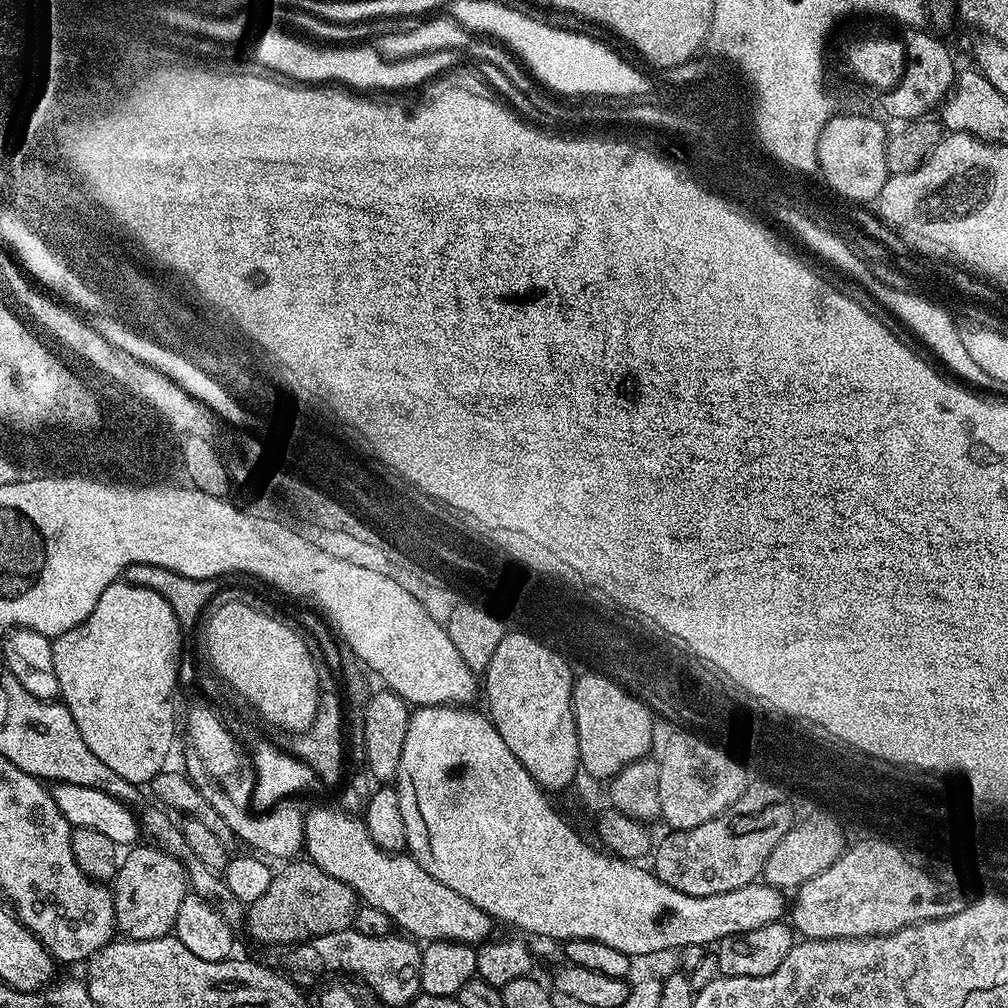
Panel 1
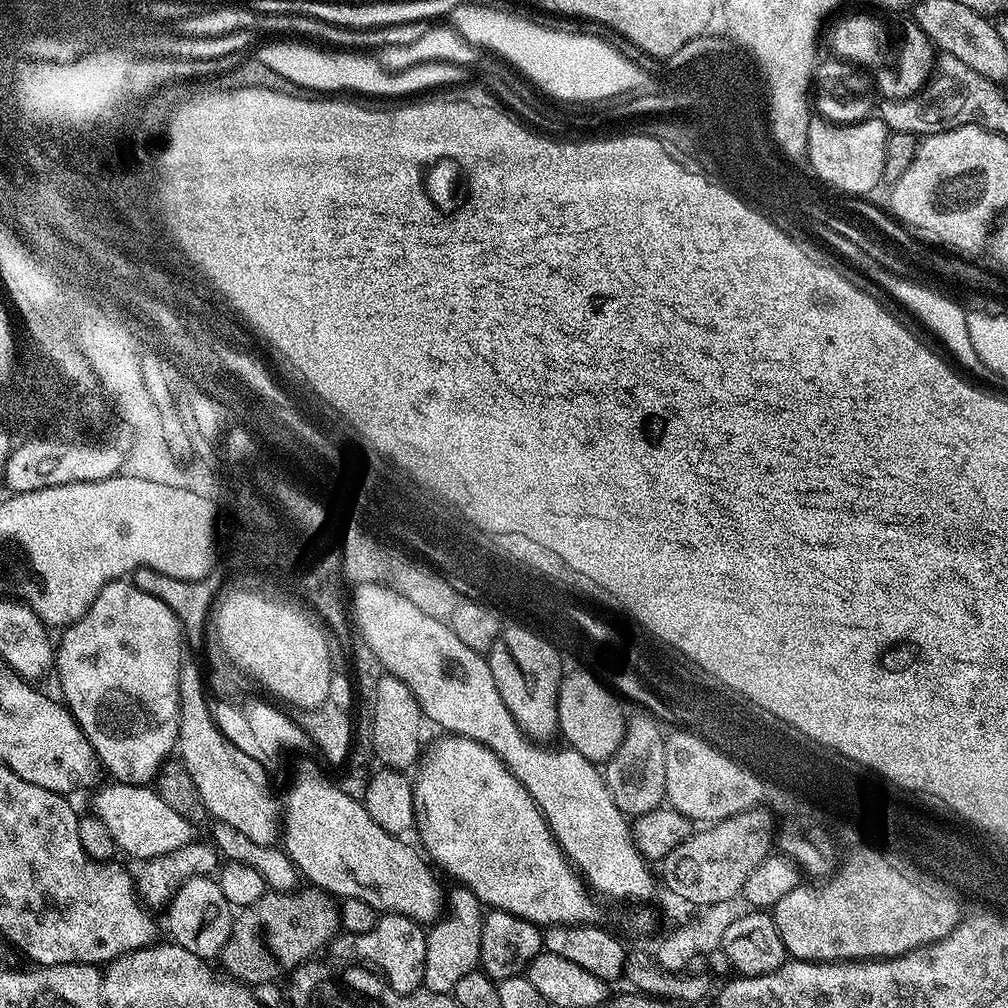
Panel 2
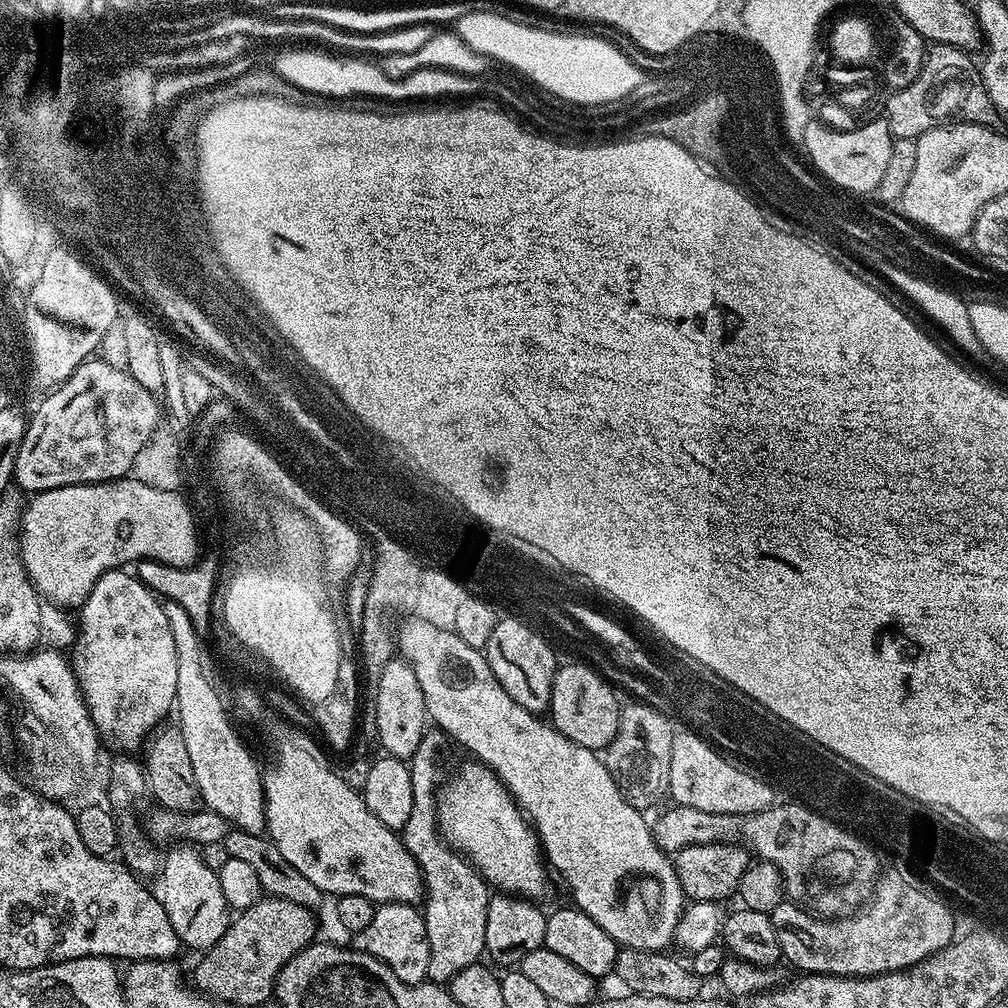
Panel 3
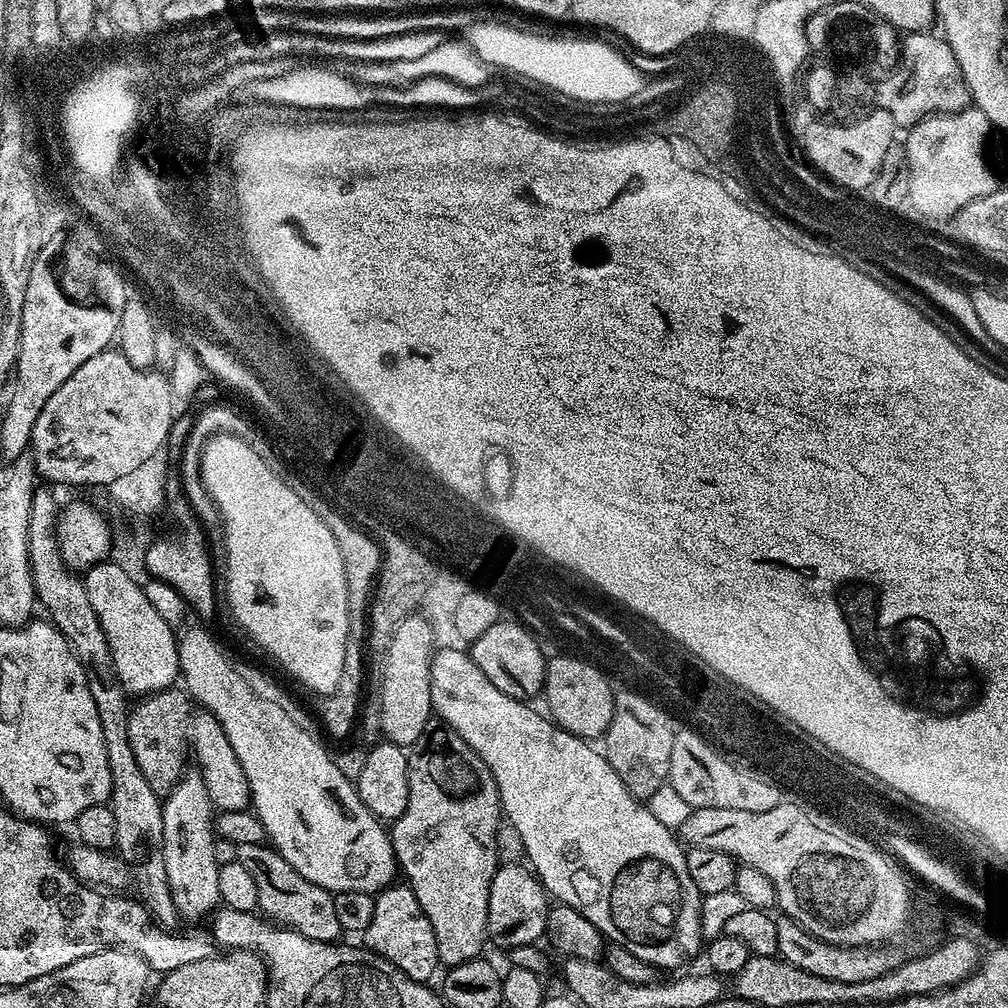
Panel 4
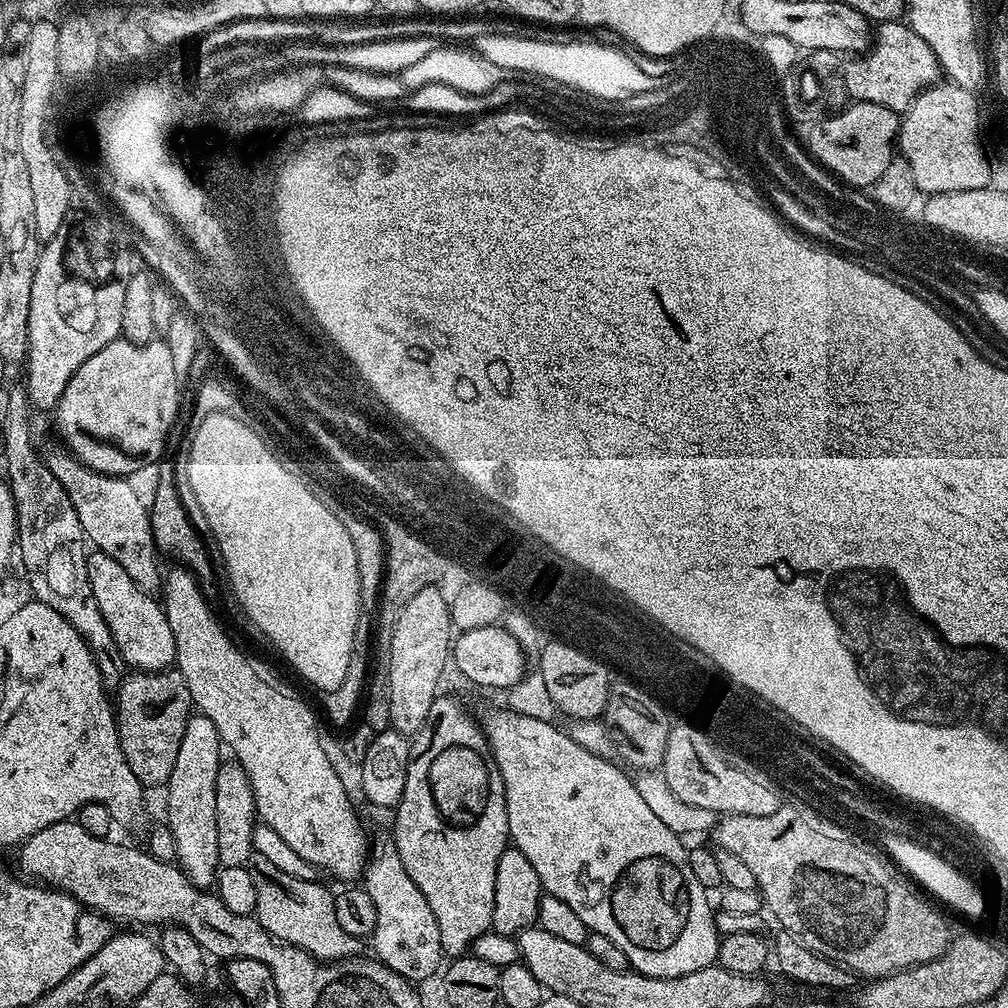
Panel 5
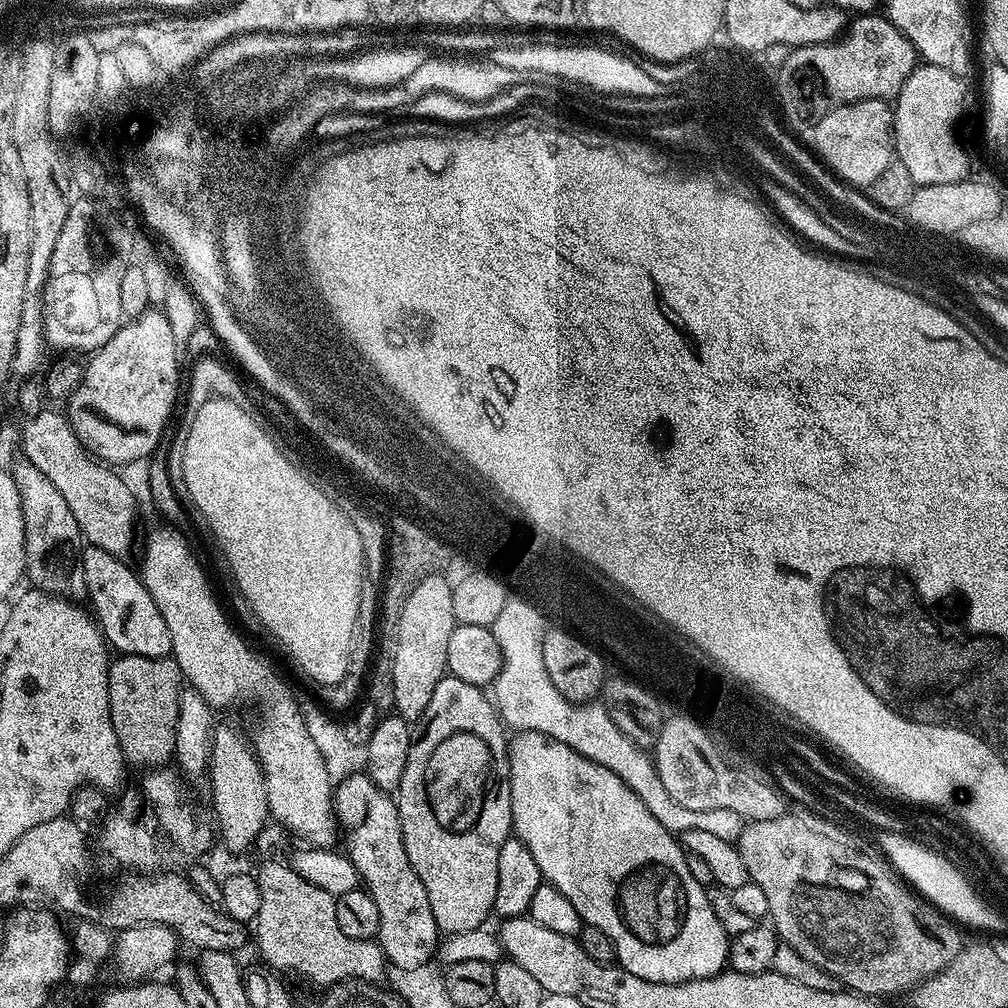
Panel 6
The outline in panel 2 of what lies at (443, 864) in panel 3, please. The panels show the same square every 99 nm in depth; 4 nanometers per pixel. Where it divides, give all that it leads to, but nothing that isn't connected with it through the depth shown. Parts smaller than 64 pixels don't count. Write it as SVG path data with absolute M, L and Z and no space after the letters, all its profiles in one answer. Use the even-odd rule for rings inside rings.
M456 886L446 896L447 911L426 932L426 970L423 987L430 992L452 993L458 981L480 968L482 905L469 888Z

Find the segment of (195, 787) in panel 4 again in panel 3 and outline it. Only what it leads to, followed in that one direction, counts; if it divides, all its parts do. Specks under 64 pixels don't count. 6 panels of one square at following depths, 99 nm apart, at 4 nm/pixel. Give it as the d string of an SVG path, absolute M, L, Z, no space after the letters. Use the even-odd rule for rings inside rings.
M184 842L172 850L162 860L162 899L170 918L170 926L174 926L174 934L178 934L185 949L210 949L219 942L222 934L226 934L230 923L230 909L226 898L222 898L222 886L218 886L217 871L208 867L199 847Z

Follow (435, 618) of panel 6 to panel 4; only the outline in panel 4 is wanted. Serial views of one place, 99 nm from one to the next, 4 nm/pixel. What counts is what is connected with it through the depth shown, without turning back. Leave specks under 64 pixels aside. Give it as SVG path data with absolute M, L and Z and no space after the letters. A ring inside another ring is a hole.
M410 620L400 628L392 653L388 659L387 683L382 685L382 736L389 744L409 746L420 740L420 735L428 728L428 719L433 719L432 707L432 658L434 655L432 627L425 627L422 620Z

